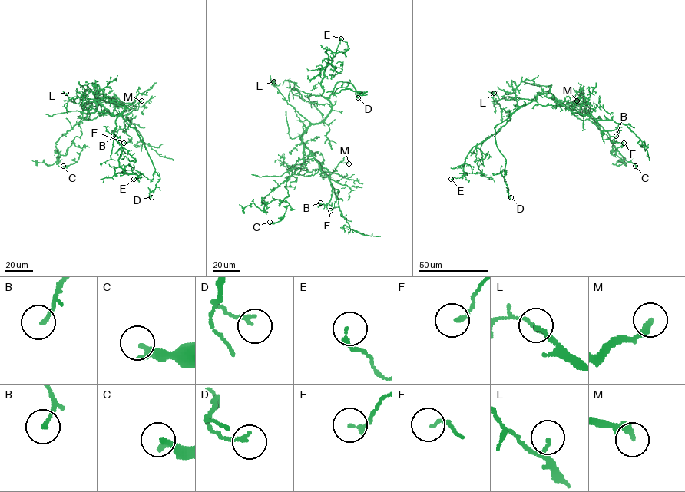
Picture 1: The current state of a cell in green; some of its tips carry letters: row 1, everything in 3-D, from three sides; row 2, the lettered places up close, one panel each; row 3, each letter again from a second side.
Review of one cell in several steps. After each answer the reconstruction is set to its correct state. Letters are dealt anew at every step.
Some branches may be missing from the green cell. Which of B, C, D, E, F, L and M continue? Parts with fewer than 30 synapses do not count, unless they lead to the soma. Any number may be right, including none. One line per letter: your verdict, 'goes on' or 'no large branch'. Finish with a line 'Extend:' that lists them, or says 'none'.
B: no large branch
C: no large branch
D: no large branch
E: no large branch
F: no large branch
L: no large branch
M: no large branch
Extend: none

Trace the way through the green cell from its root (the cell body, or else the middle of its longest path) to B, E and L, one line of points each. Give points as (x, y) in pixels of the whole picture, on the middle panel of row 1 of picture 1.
B: (309, 126), (300, 140), (332, 187), (331, 200), (325, 204), (319, 205), (320, 203)
E: (309, 126), (321, 122), (331, 109), (321, 82), (328, 63), (325, 51), (348, 50), (341, 38)
L: (309, 126), (310, 123), (287, 103), (273, 81)

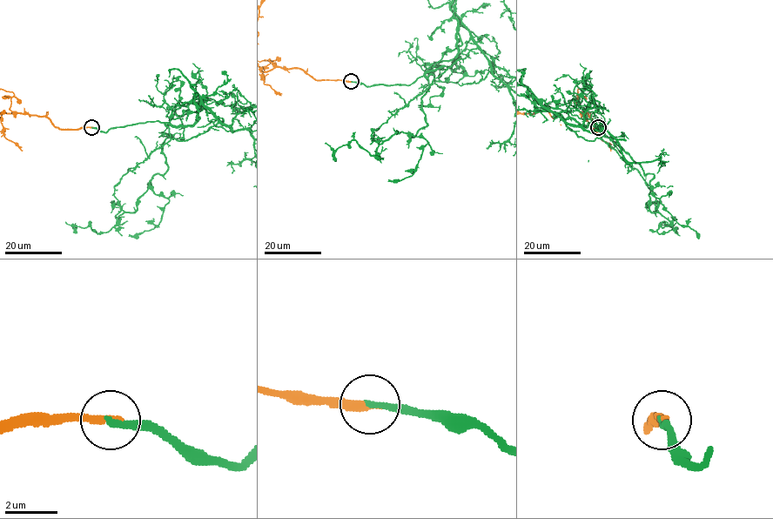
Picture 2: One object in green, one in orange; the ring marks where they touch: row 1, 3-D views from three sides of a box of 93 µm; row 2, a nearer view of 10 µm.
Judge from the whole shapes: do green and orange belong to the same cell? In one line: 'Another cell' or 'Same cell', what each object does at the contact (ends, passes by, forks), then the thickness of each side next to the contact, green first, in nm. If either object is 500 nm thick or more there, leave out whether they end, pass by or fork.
Same cell. At the ring green ends. At the ring orange ends. Thickness 240 nm (green) against 320 nm

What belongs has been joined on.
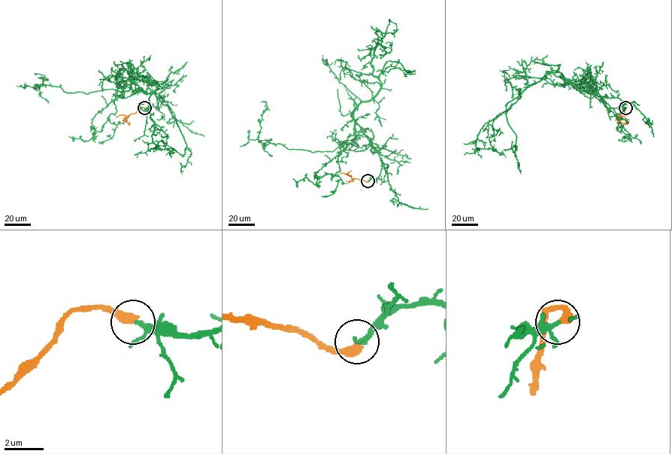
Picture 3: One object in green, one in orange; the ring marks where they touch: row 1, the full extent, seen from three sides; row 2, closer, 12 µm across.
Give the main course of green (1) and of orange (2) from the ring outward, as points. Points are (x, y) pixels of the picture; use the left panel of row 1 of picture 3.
1: (144, 108), (158, 108), (157, 97), (128, 72), (157, 87), (147, 110), (158, 148), (134, 154)
2: (144, 108), (140, 107), (135, 113), (125, 115), (123, 119), (129, 123)

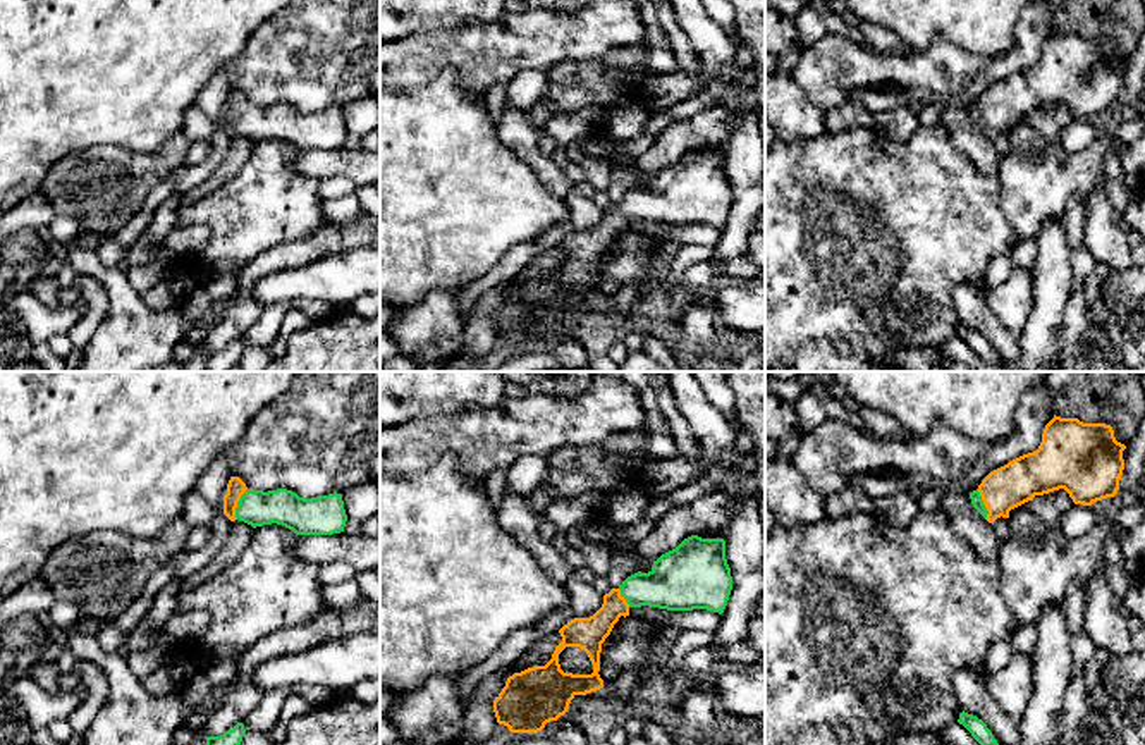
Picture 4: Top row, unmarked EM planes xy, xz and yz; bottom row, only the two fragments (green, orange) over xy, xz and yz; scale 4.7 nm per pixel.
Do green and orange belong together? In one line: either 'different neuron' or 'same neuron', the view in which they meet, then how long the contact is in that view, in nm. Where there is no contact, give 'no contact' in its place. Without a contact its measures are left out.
same neuron | xy | 160 nm

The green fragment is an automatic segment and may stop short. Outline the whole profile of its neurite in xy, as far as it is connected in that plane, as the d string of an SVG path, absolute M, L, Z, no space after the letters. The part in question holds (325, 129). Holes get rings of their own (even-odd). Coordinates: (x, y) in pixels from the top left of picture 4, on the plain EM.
M239 91L227 98L223 129L253 143L277 138L296 150L340 148L347 136L342 108L304 114L287 103L249 105Z

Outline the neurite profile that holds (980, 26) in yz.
M844 0L863 22L892 29L915 52L930 48L937 36L977 53L1001 57L1014 46L1014 29L1023 9L1037 0Z

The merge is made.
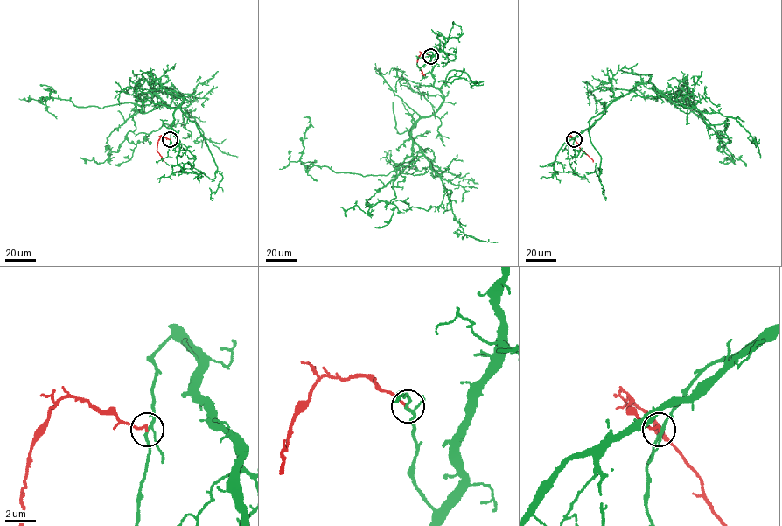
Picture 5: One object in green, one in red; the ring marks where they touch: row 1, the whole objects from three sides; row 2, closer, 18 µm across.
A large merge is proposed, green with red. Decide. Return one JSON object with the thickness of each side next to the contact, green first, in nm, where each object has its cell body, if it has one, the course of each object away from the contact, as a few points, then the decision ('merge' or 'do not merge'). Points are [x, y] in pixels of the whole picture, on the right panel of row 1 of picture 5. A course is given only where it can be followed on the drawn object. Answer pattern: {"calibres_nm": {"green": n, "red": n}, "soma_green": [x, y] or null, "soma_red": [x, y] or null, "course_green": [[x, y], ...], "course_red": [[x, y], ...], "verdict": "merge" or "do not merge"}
{"calibres_nm": {"green": 150, "red": 160}, "soma_green": null, "soma_red": null, "course_green": [[575, 139], [638, 84], [694, 102], [694, 108], [686, 98], [671, 103], [663, 97], [645, 98], [635, 88]], "course_red": [[574, 139], [593, 162]], "verdict": "do not merge"}

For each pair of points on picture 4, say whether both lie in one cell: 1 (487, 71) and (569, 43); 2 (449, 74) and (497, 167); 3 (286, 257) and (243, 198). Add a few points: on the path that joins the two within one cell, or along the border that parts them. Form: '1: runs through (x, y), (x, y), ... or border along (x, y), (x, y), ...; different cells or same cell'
1: runs through (508, 50), (514, 43), (549, 43); same cell
2: runs through (449, 97), (449, 119), (475, 145); same cell
3: border along (315, 231), (293, 241), (272, 245), (243, 265); different cells

